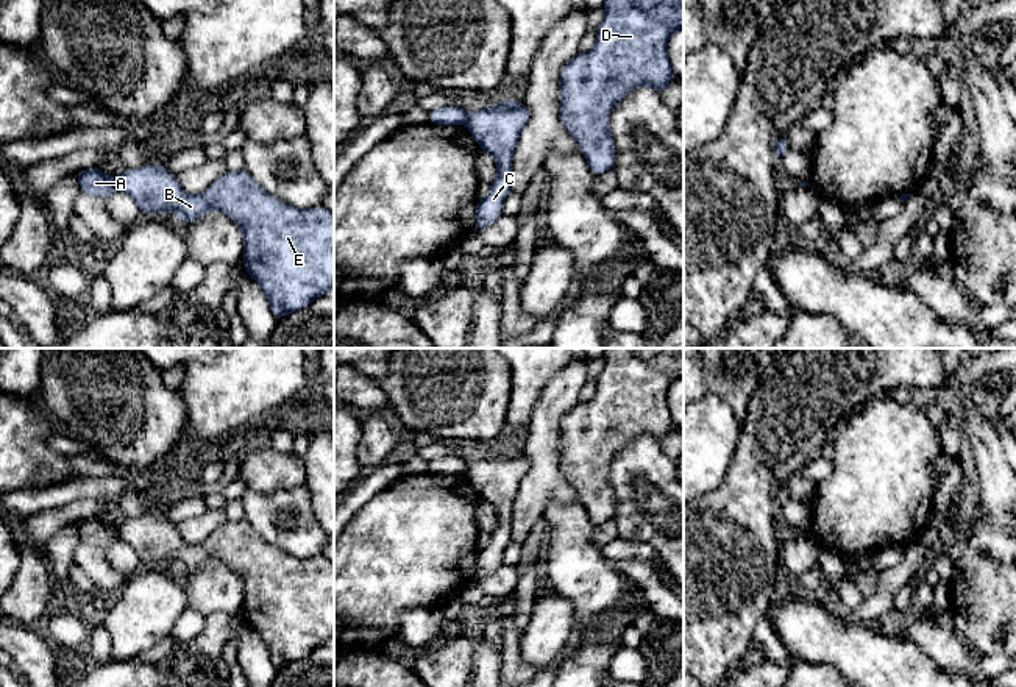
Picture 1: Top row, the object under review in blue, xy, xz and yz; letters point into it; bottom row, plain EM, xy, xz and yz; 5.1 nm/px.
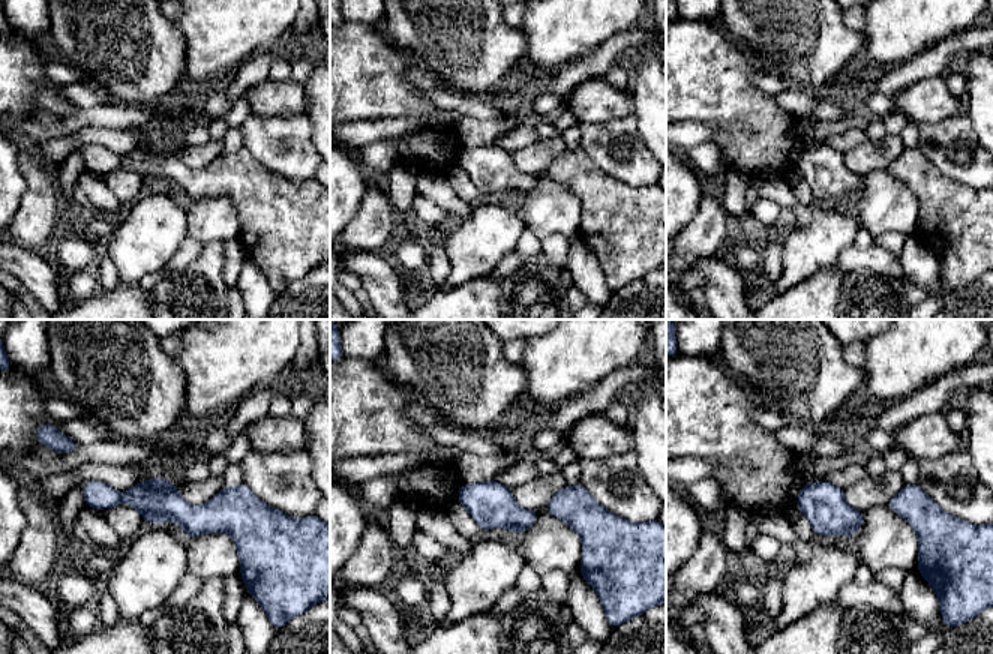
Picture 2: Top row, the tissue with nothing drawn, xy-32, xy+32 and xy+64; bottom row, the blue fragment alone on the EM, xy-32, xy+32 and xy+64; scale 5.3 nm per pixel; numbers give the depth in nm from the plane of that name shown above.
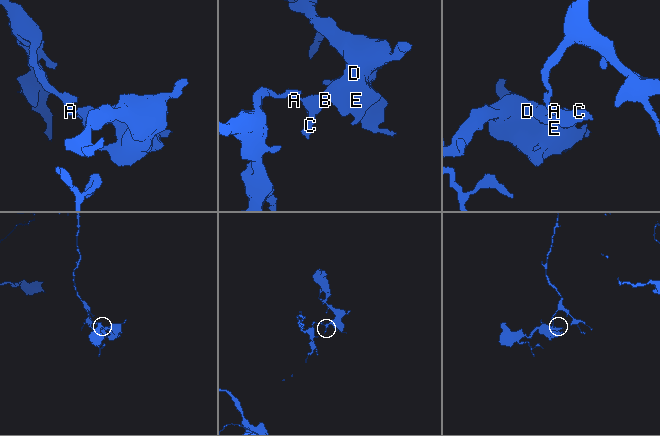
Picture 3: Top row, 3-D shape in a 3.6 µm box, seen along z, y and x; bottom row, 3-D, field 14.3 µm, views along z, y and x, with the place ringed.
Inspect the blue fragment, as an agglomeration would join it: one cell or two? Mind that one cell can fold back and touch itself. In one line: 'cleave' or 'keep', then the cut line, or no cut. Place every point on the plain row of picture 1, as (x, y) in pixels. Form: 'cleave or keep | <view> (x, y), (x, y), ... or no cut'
cleave | xy (114, 528), (119, 537)

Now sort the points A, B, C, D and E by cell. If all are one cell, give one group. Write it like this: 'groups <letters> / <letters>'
groups A / B C D E

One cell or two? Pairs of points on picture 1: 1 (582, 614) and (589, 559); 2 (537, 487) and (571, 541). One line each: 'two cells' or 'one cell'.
1: one cell
2: two cells

